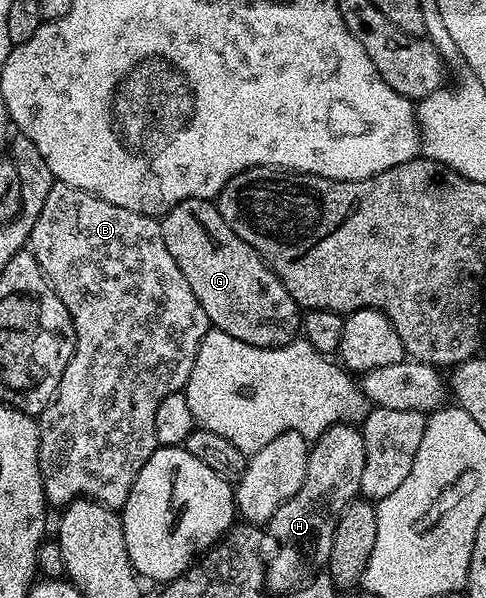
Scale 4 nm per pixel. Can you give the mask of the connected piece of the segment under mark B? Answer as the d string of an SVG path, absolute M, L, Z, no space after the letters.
M58 181L53 185L53 189L49 189L49 197L41 209L41 217L37 217L37 225L33 225L29 244L31 256L39 263L57 297L65 301L65 309L69 309L69 317L75 326L75 355L61 377L54 399L37 419L39 472L43 478L43 493L52 508L62 509L75 499L82 498L93 499L104 507L112 509L121 509L125 505L129 497L129 489L133 489L133 481L137 481L137 473L141 473L141 465L149 461L157 446L153 429L153 417L157 417L157 405L161 405L161 401L165 401L169 393L183 391L186 388L189 373L193 369L193 361L197 361L197 349L209 330L205 309L201 309L201 301L193 297L193 289L189 289L189 281L185 281L181 269L177 269L177 261L173 261L169 249L165 249L165 237L161 237L159 225L158 218L133 213L133 209L121 209L121 205L109 205L109 201L101 197L90 195L88 191L82 191L73 185L65 185Z

